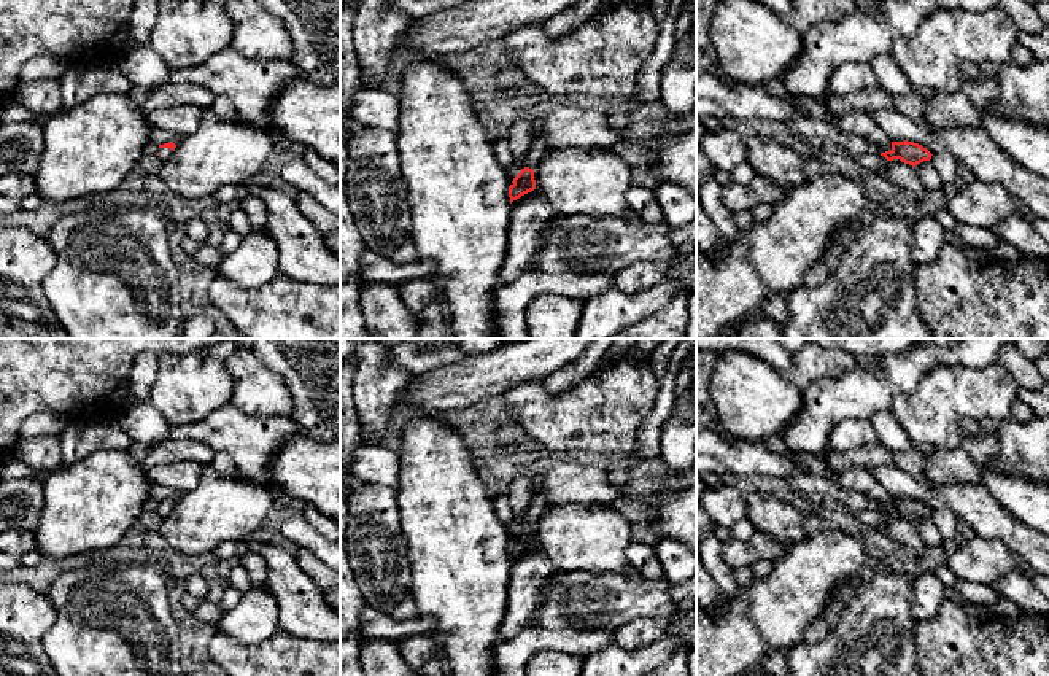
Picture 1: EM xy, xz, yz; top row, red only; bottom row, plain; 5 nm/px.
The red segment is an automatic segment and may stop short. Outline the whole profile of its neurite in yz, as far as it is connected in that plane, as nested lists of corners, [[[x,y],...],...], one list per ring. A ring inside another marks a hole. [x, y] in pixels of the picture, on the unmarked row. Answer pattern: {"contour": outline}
{"contour": [[[892,498],[892,506],[881,509],[887,517],[900,515],[904,520],[915,523],[923,517],[931,515],[931,509],[919,499],[914,498]]]}

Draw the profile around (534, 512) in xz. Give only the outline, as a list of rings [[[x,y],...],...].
[[[542,496],[534,498],[532,507],[526,512],[523,520],[513,515],[510,523],[512,531],[517,533],[524,523],[529,523],[534,526],[539,517],[542,515],[545,506],[547,503]]]

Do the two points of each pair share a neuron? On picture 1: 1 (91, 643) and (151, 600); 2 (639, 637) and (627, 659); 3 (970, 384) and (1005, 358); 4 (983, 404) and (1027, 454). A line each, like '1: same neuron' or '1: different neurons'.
1: same neuron
2: different neurons
3: different neurons
4: different neurons

